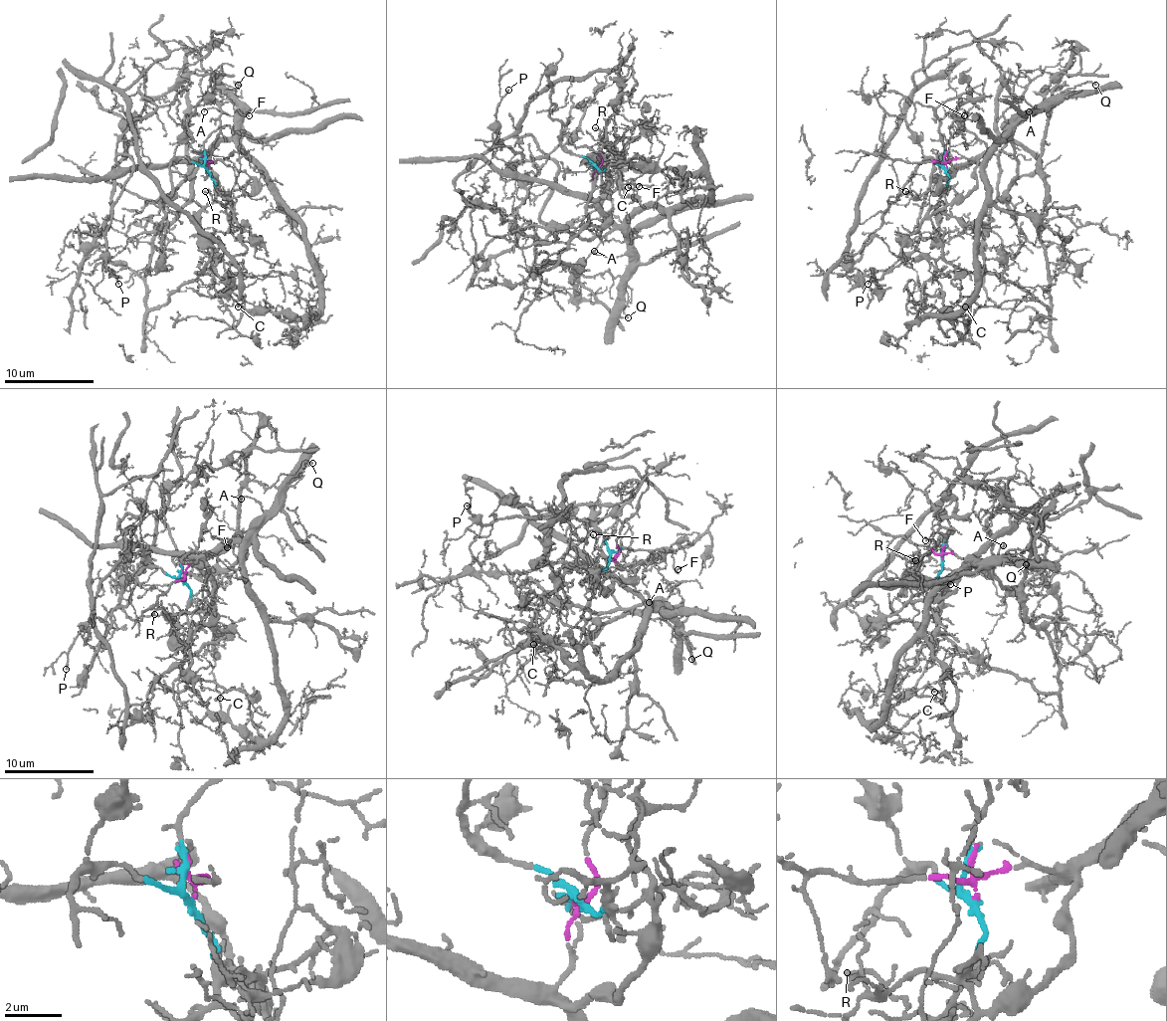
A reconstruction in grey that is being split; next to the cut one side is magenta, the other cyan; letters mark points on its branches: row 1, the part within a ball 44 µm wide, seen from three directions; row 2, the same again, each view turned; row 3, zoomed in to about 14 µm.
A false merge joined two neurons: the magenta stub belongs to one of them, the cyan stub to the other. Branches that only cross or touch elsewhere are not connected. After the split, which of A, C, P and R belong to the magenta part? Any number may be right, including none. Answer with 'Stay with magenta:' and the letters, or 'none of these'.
Stay with magenta: A, C, P

